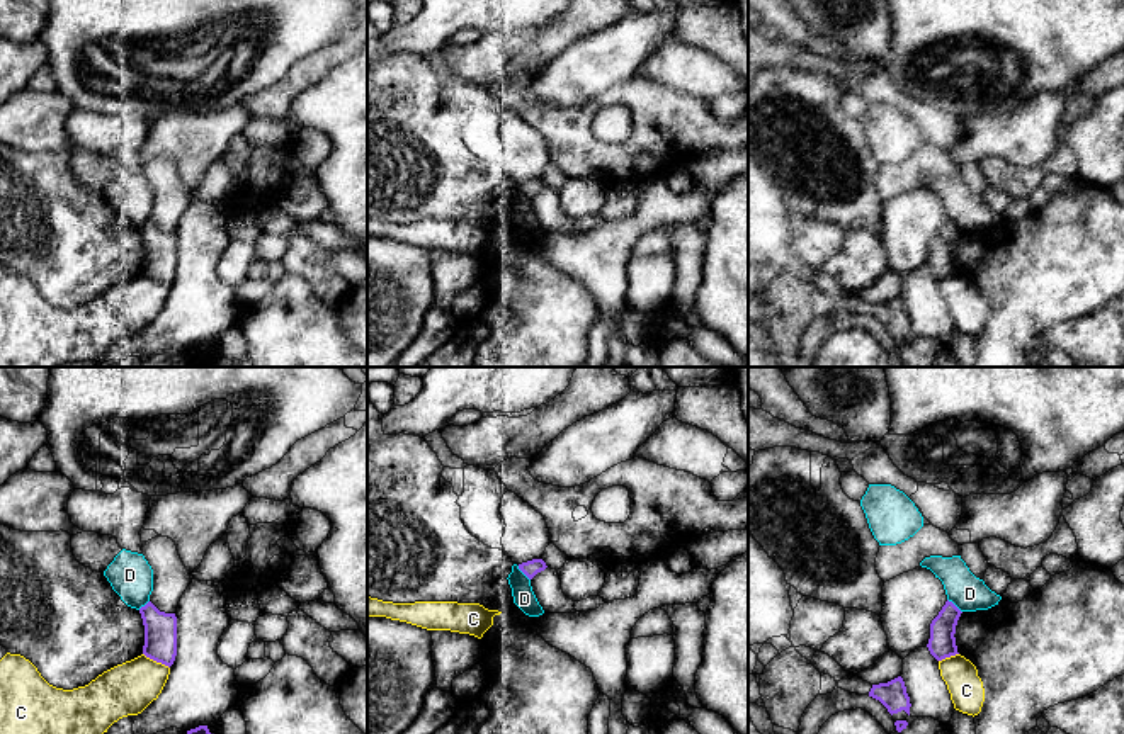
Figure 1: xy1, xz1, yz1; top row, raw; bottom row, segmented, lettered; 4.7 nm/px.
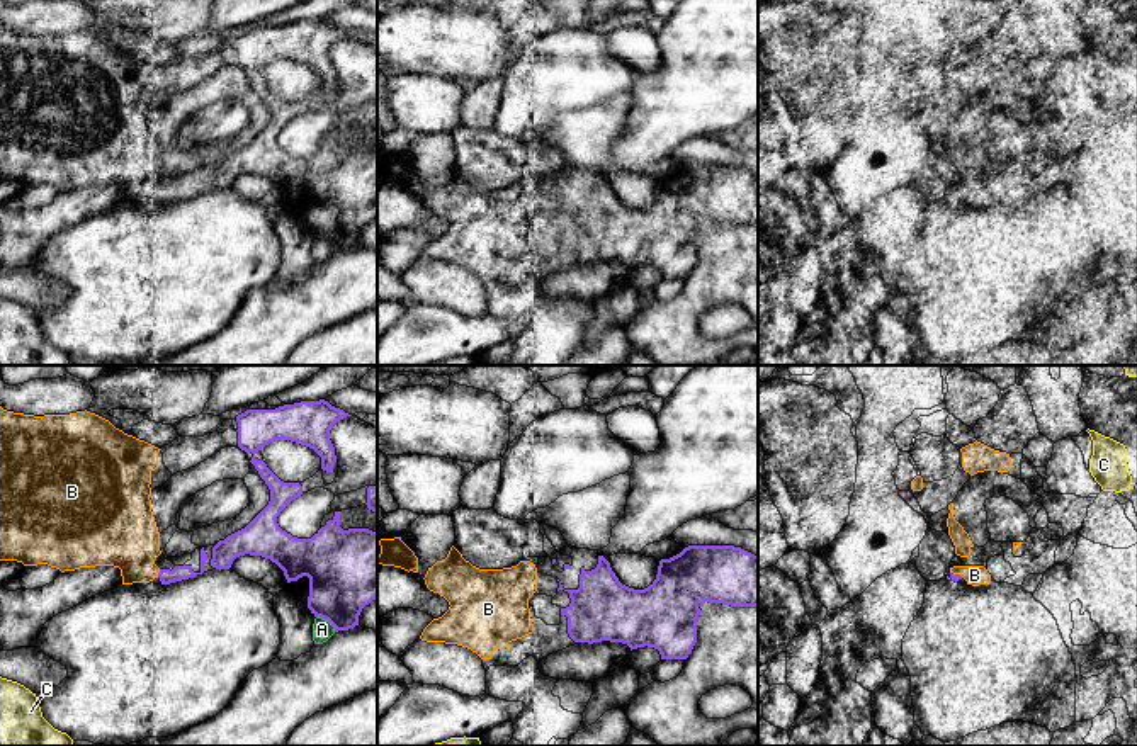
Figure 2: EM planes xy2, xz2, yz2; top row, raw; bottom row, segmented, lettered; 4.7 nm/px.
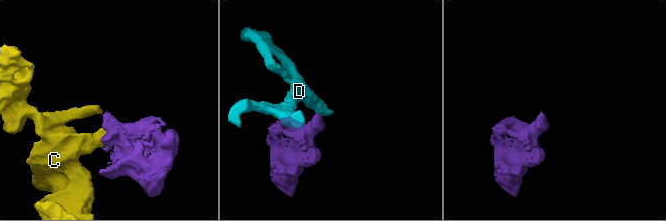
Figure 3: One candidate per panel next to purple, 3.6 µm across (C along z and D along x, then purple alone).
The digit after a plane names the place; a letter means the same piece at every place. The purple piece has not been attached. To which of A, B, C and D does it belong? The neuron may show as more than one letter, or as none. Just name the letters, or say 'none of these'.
B

